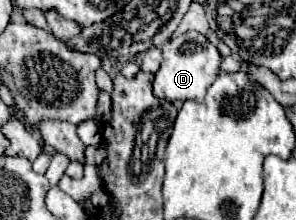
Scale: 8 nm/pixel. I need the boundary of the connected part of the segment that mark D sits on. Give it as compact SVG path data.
M190 30L182 36L170 38L162 46L162 52L164 52L164 60L160 70L154 76L154 94L160 100L168 100L168 102L174 102L174 100L204 102L206 90L210 88L210 84L216 80L220 72L222 56L218 48L212 42L208 42L200 32Z

